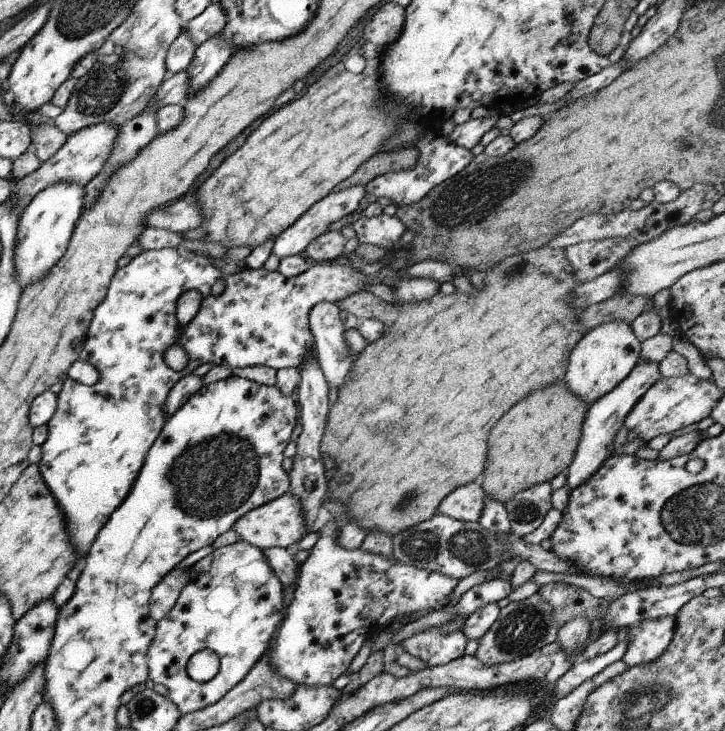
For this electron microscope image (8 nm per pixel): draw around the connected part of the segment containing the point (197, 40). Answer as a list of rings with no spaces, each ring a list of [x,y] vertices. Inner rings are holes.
[[[211,3],[197,18],[184,24],[184,30],[196,46],[222,33],[227,24],[227,13],[219,3]]]

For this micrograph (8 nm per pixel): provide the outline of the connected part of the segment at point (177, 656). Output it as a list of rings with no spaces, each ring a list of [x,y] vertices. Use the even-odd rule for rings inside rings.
[[[240,540],[214,550],[193,565],[189,579],[174,608],[156,622],[155,636],[146,654],[149,680],[166,686],[167,697],[182,715],[214,705],[239,684],[267,654],[271,639],[283,620],[283,585],[270,567],[265,552],[252,544]],[[205,649],[218,656],[219,670],[212,680],[200,683],[190,679],[187,665],[194,654]]]

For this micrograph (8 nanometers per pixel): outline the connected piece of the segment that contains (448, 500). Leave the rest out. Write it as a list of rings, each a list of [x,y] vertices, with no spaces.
[[[480,481],[460,486],[442,500],[437,513],[450,516],[464,523],[479,523],[484,506],[485,493]]]

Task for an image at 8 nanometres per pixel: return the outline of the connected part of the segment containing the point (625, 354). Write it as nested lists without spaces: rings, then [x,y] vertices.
[[[611,321],[586,332],[575,345],[569,357],[567,372],[564,378],[569,392],[591,406],[602,396],[609,394],[630,372],[635,370],[640,361],[641,342],[634,335],[633,329],[626,322]]]

